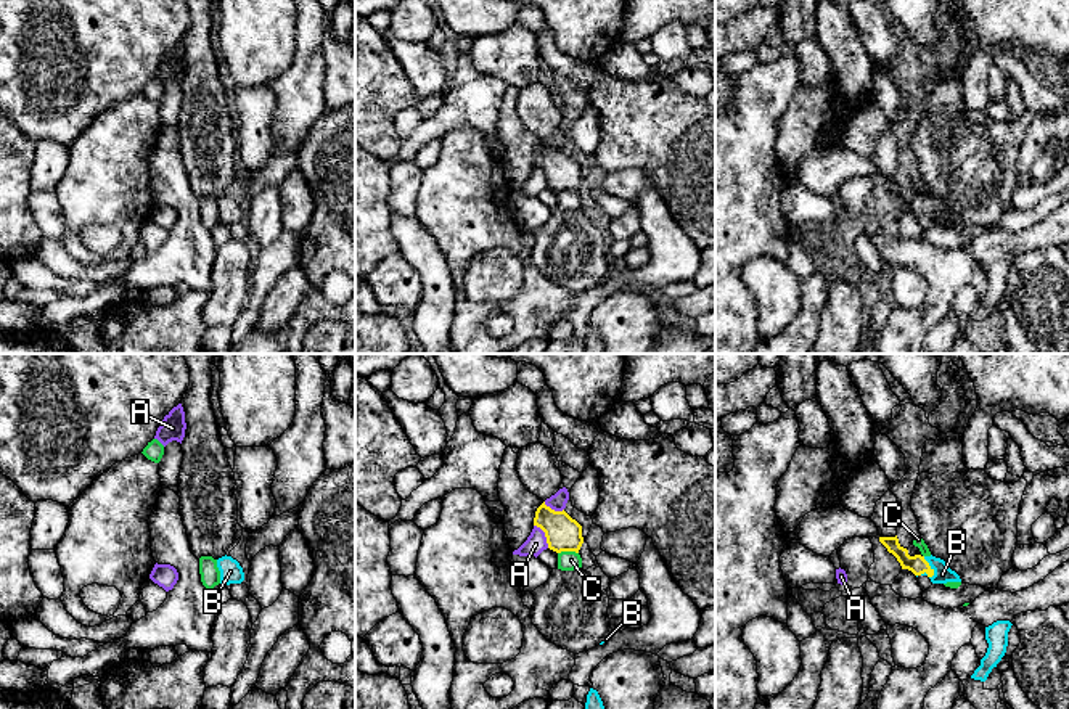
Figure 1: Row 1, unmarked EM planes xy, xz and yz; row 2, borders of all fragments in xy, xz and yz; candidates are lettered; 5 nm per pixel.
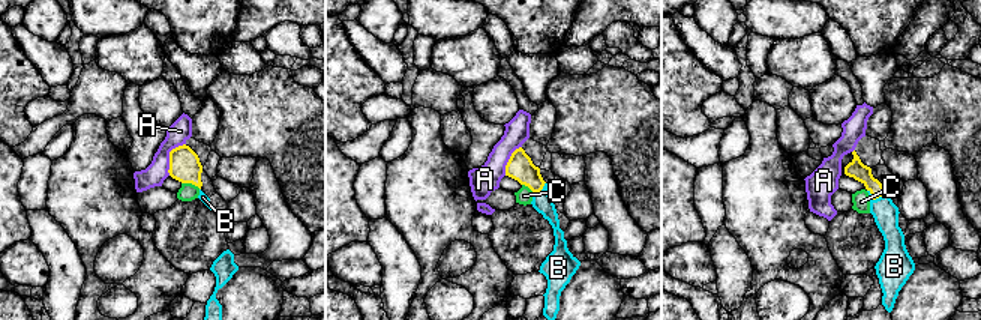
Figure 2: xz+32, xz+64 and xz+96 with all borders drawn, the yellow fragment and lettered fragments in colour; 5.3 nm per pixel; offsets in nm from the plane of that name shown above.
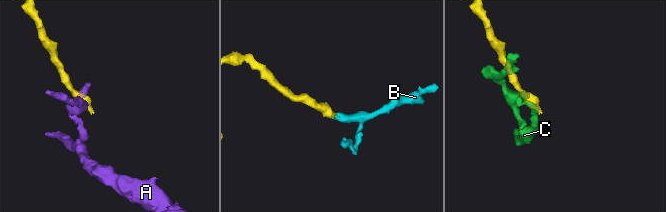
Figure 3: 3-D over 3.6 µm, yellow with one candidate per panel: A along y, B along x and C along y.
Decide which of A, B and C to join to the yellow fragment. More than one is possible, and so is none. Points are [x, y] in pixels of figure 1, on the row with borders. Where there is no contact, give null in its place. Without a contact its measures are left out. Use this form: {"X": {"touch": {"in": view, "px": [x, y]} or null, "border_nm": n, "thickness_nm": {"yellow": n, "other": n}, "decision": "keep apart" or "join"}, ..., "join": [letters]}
{"A": {"touch": {"in": "xz", "px": [545, 536]}, "border_nm": 140, "thickness_nm": {"yellow": 180, "other": 100}, "decision": "keep apart"}, "B": {"touch": {"in": "yz", "px": [929, 568]}, "border_nm": 120, "thickness_nm": {"yellow": 90, "other": 90}, "decision": "join"}, "C": {"touch": {"in": "xz", "px": [568, 550]}, "border_nm": 100, "thickness_nm": {"yellow": 180, "other": 100}, "decision": "keep apart"}, "join": ["B"]}

